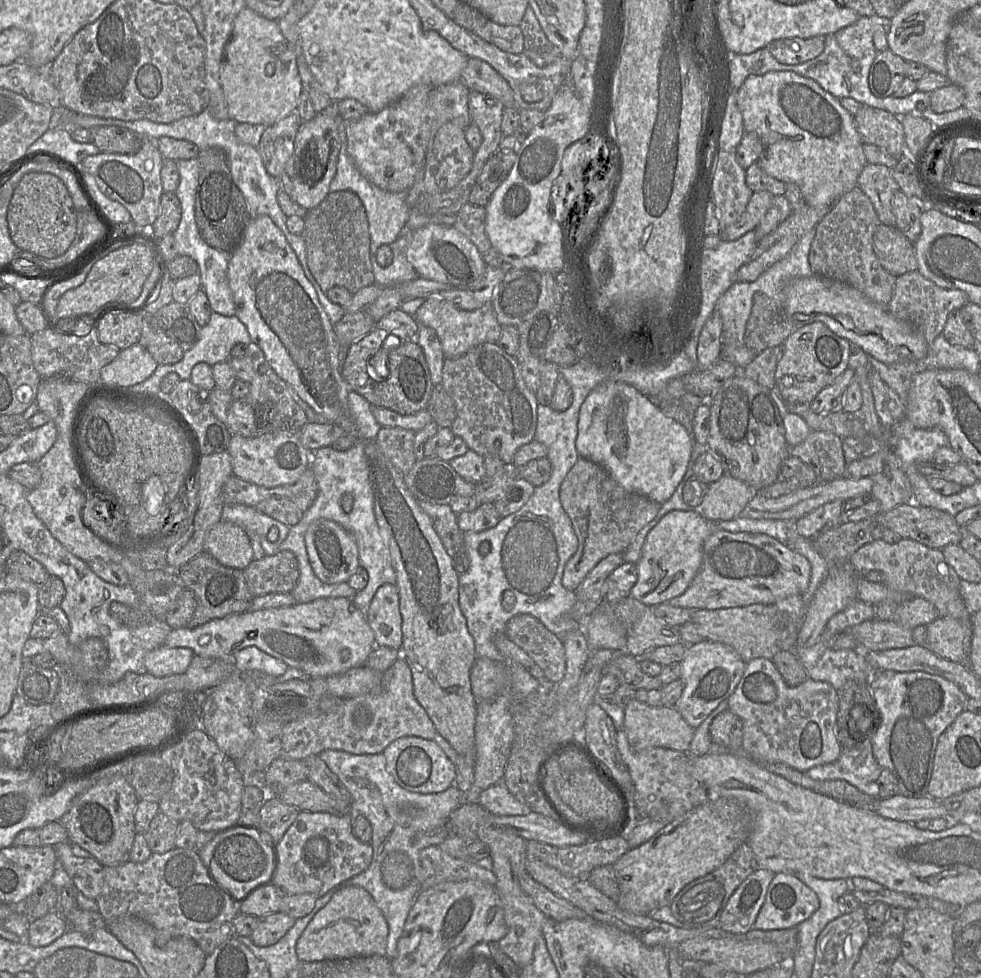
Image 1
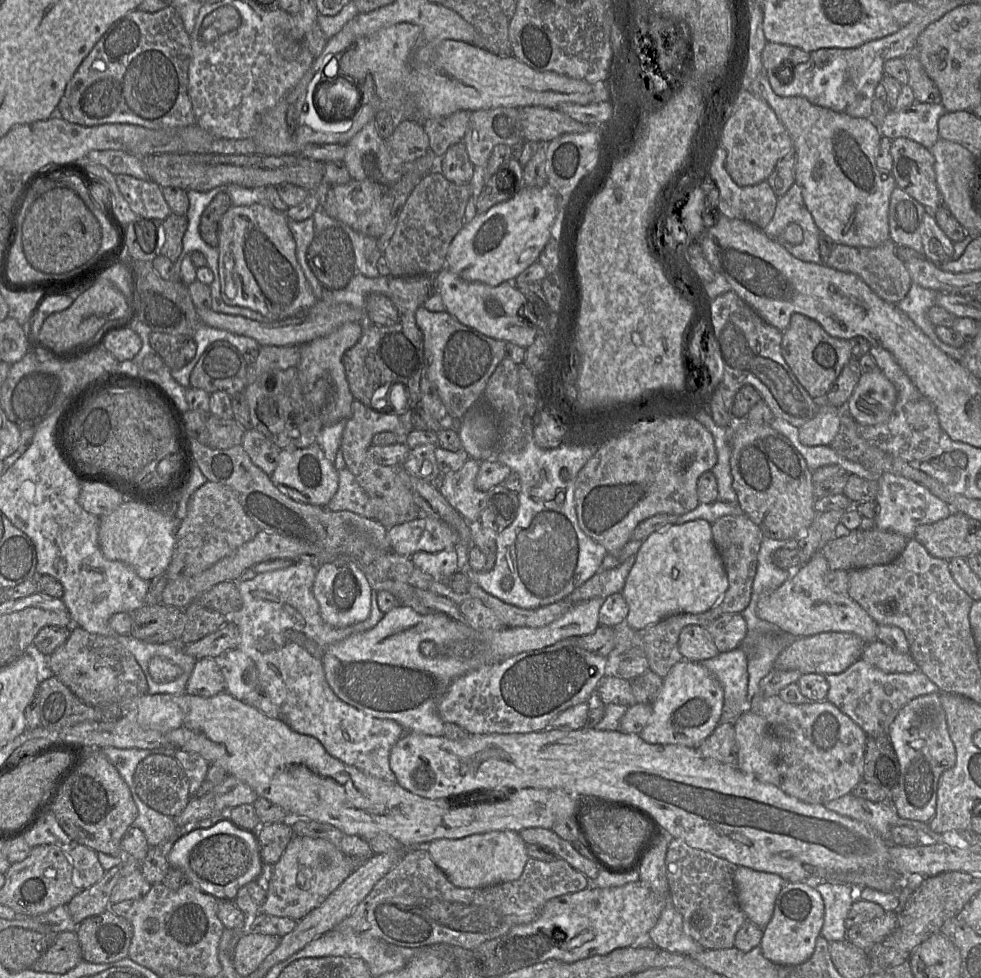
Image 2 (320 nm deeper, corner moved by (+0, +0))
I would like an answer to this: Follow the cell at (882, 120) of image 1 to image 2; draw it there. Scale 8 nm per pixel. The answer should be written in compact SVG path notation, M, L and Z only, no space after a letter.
M908 138L891 141L892 174L897 187L922 204L929 212L943 205L936 183L935 159L921 144Z

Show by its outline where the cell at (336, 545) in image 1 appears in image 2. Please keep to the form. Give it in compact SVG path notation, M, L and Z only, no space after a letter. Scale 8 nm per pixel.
M337 557L318 568L312 591L319 604L322 619L330 626L344 628L369 617L372 588L365 574L348 557Z

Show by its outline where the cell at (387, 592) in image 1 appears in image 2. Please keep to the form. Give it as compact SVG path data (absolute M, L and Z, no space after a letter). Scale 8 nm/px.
M455 548L436 553L417 552L410 558L417 568L438 582L444 582L458 570L458 553Z

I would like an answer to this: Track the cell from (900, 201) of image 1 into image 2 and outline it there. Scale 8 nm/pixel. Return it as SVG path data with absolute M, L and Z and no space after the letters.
M926 211L922 222L922 246L926 259L940 266L952 260L954 242L937 224L932 213Z

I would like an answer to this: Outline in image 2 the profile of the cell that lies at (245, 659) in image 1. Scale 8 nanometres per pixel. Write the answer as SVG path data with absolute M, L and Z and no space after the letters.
M238 648L215 658L226 683L226 691L239 701L259 688L258 671L254 661Z

